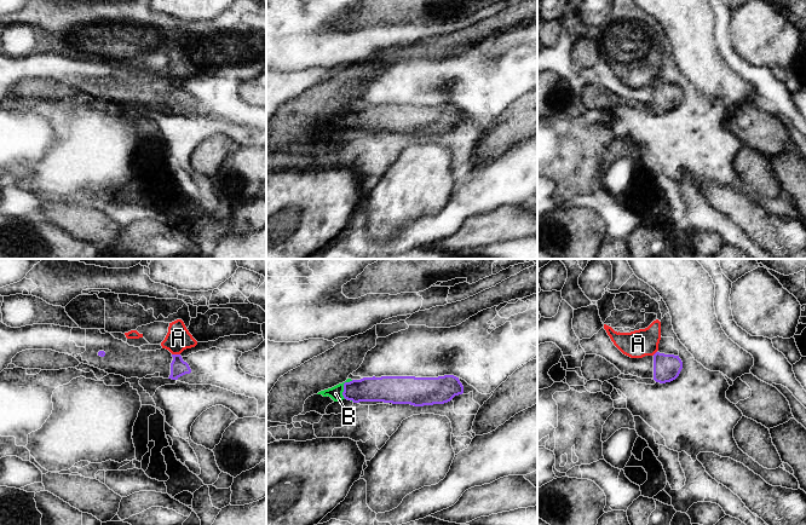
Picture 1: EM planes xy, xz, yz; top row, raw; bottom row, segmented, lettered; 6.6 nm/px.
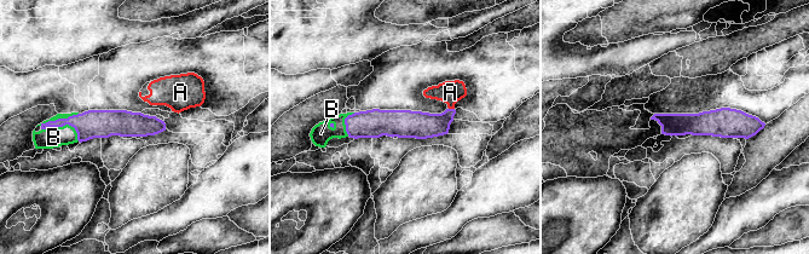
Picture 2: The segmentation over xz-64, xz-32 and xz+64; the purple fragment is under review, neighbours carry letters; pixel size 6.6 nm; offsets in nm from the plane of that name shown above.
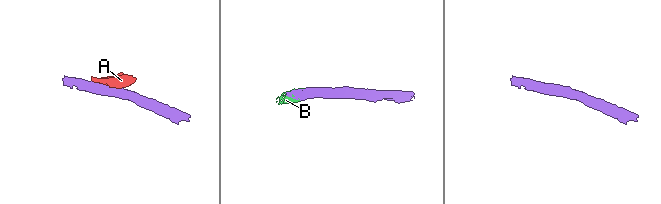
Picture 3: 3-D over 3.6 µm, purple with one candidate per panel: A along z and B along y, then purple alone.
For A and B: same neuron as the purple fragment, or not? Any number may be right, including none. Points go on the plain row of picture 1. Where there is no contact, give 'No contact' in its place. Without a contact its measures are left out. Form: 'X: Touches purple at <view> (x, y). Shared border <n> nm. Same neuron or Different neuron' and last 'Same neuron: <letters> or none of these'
A: Touches purple at xy (176, 84). Shared border 60 nm. Different neuron
B: Touches purple at xz (344, 116). Shared border 140 nm. Same neuron
Same neuron: B

